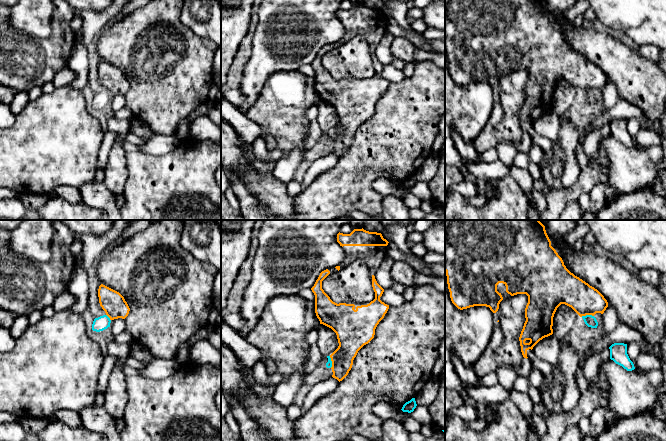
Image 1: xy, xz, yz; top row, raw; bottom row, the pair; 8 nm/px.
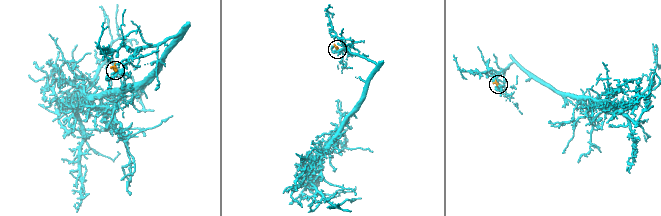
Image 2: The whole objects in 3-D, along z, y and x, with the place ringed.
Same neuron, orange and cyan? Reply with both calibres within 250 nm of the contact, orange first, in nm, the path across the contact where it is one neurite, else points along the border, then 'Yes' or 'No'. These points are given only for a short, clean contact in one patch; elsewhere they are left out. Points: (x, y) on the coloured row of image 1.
Thickness 240 nm (orange) against 90 nm. Boundary: yz (593, 315), (581, 316). No

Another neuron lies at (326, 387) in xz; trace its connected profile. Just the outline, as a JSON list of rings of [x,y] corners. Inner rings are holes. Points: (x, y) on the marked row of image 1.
[[[333,377],[316,384],[307,394],[303,405],[301,406],[302,414],[305,414],[320,398],[334,392],[338,384],[339,381]]]

